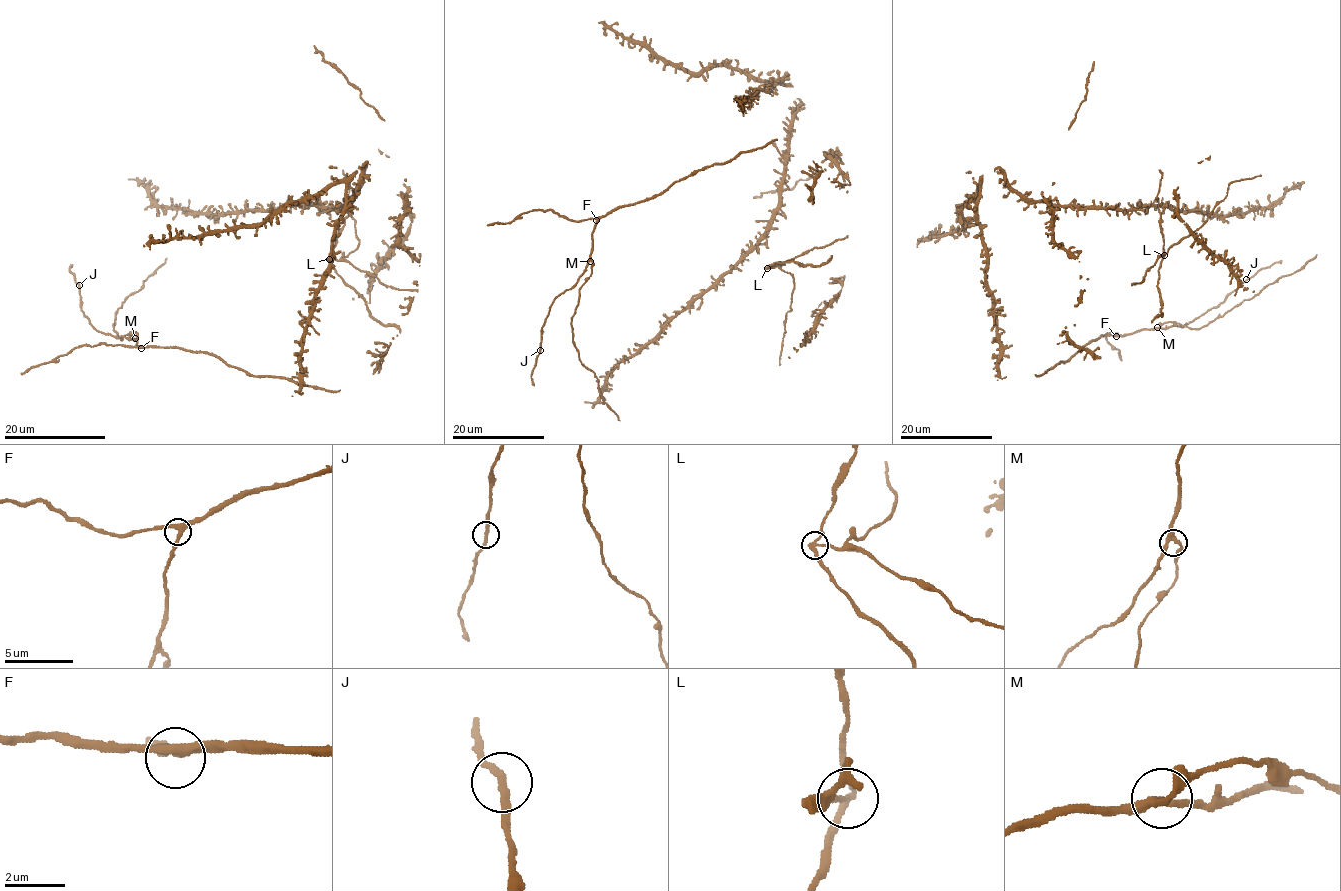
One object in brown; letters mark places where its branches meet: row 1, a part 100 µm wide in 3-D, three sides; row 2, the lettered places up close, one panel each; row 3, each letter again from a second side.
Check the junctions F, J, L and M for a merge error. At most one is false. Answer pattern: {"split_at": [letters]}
{"split_at": ["L"]}

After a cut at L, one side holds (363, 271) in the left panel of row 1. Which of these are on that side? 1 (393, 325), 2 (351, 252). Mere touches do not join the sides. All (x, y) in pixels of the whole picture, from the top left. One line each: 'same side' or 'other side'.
1: other side
2: same side

